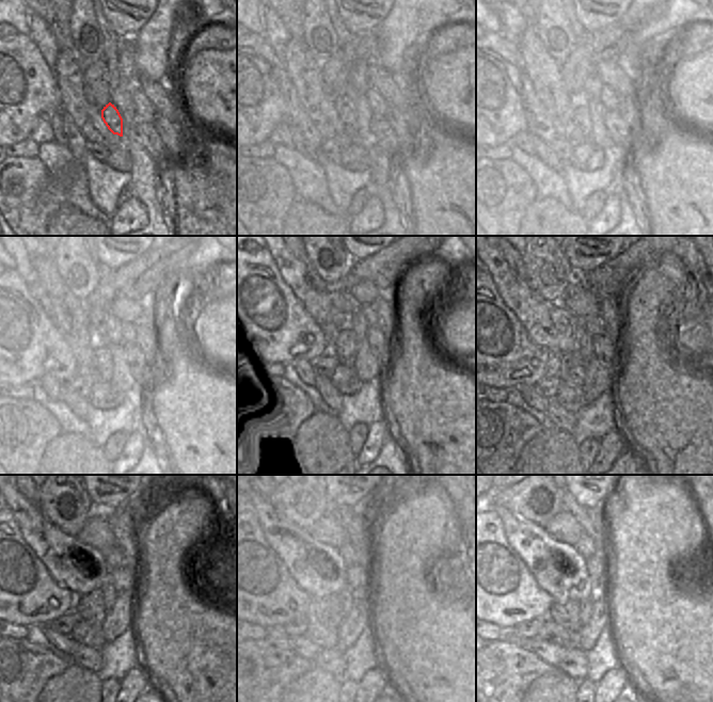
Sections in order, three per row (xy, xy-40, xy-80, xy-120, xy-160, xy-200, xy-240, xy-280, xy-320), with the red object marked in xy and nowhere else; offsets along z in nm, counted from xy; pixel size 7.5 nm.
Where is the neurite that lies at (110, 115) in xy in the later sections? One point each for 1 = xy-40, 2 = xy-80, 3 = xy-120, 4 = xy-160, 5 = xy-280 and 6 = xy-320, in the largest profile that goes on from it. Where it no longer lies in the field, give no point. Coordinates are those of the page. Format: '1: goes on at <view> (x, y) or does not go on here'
1: goes on at xy-40 (346, 112)
2: goes on at xy-80 (581, 113)
3: goes on at xy-120 (101, 357)
4: goes on at xy-160 (325, 365)
5: goes on at xy-280 (328, 610)
6: goes on at xy-320 (568, 615)

